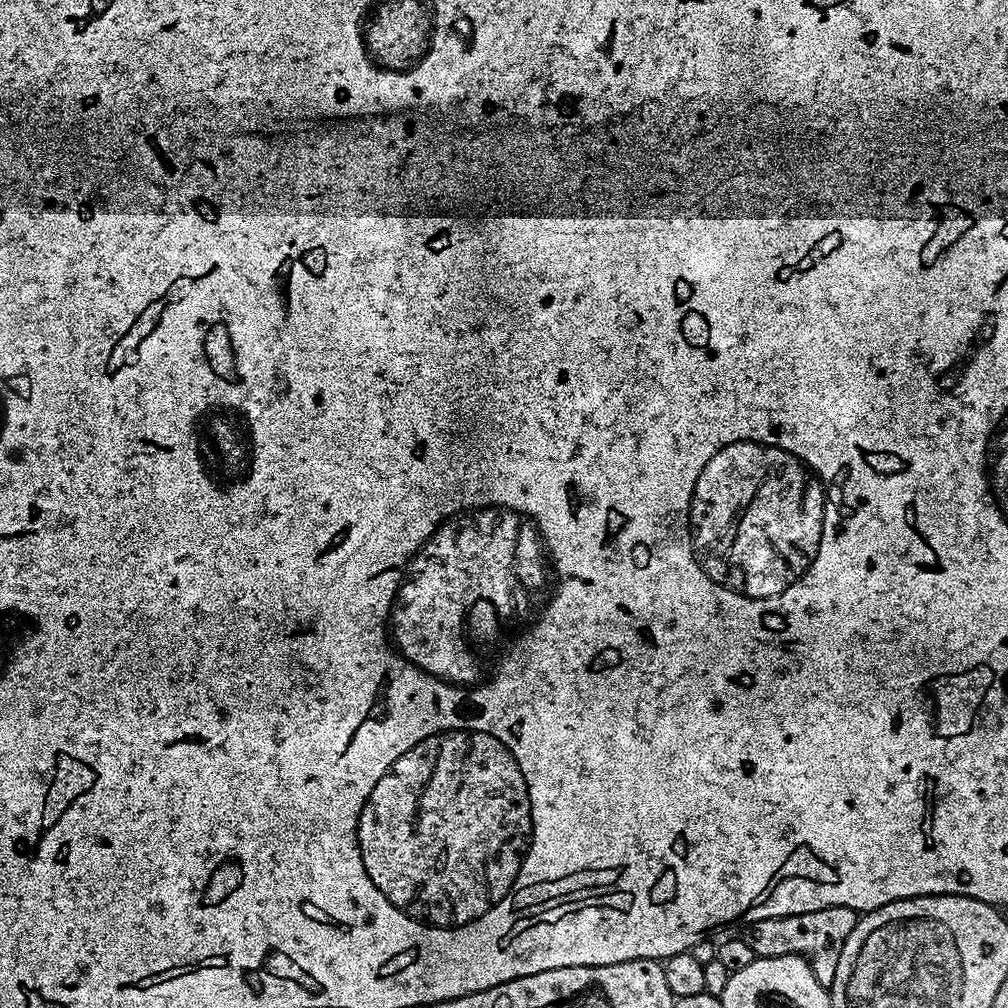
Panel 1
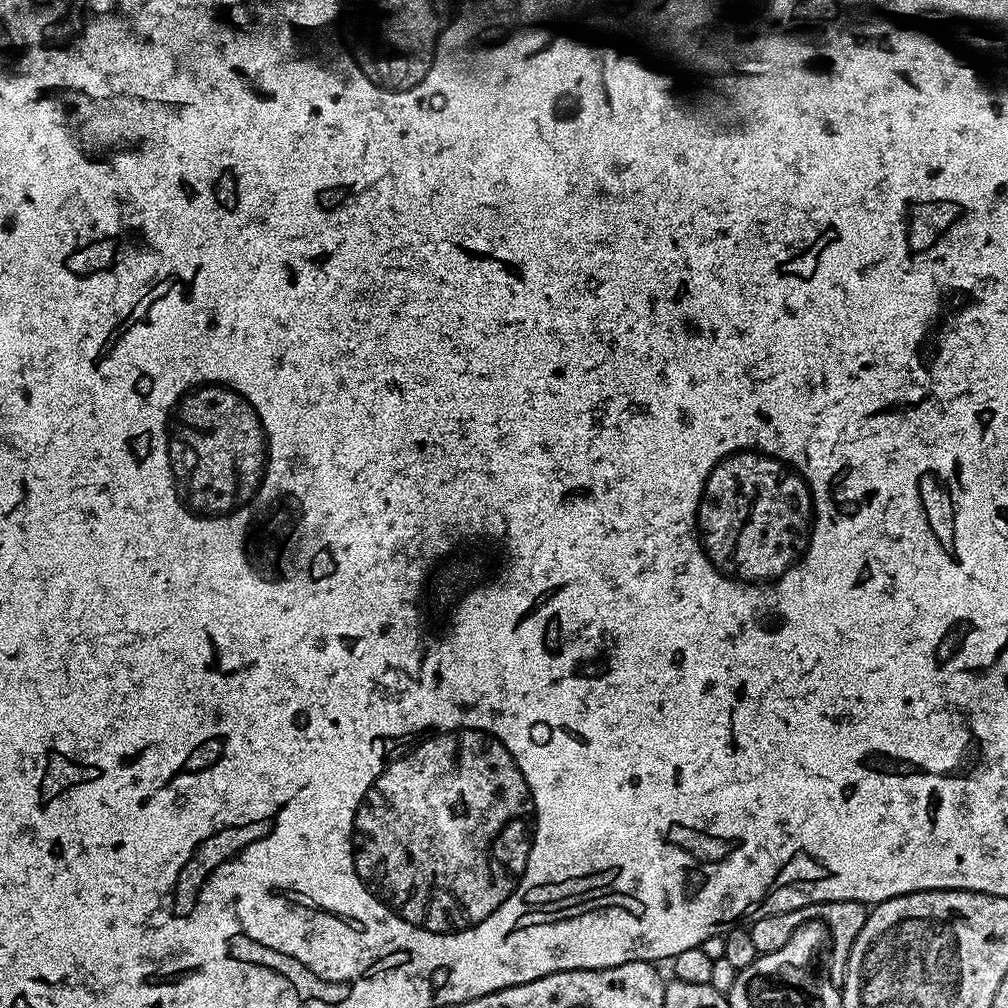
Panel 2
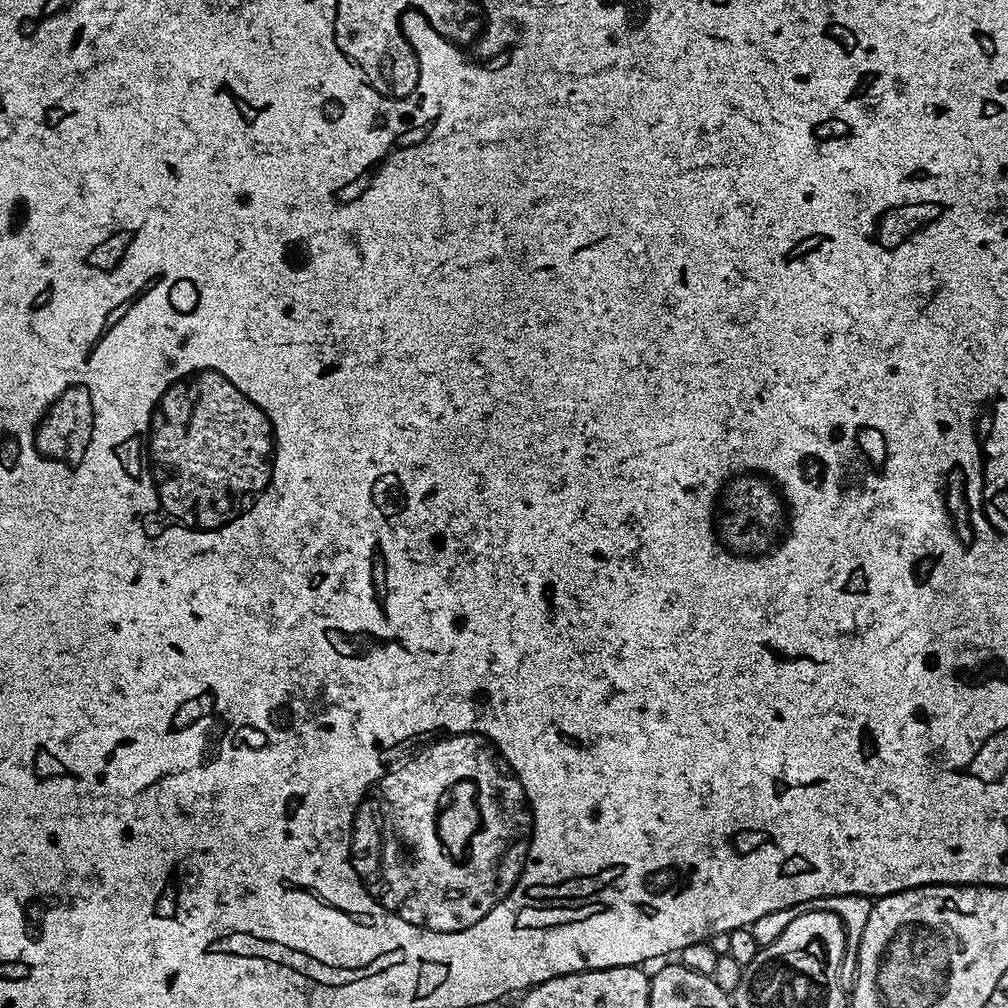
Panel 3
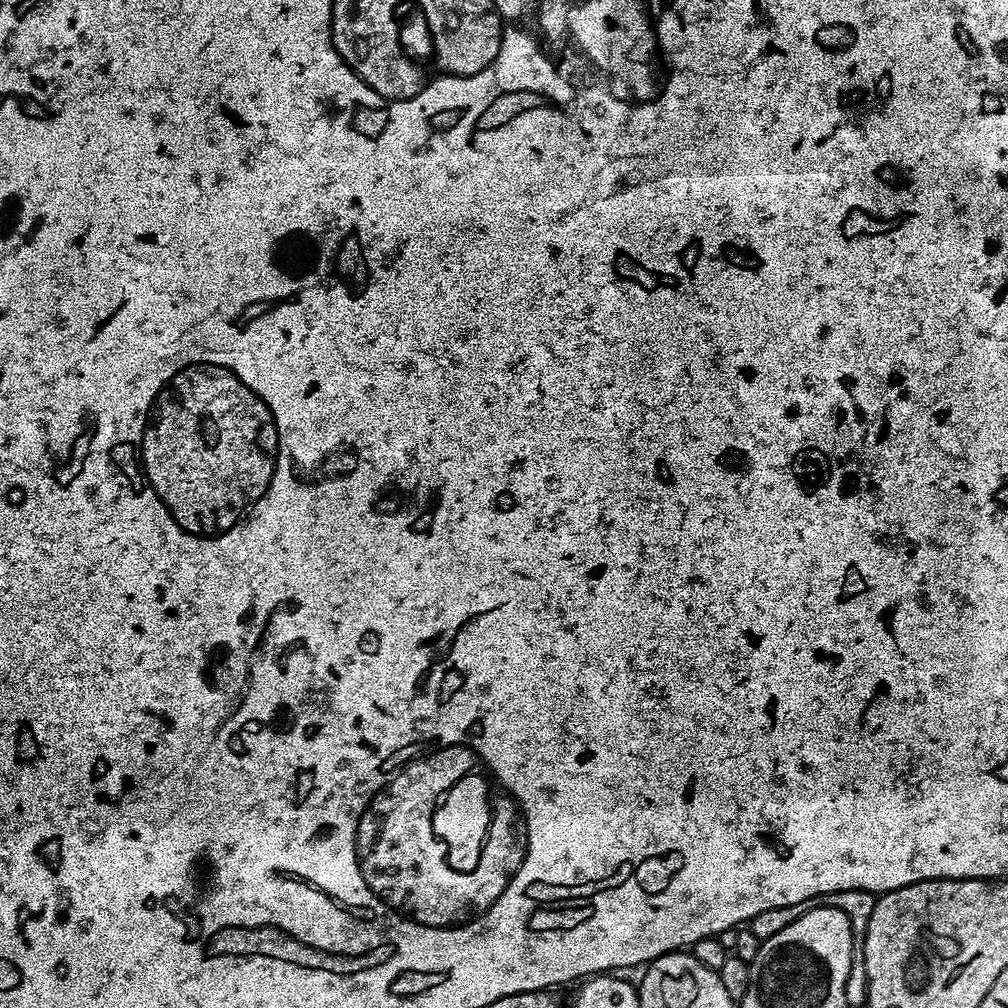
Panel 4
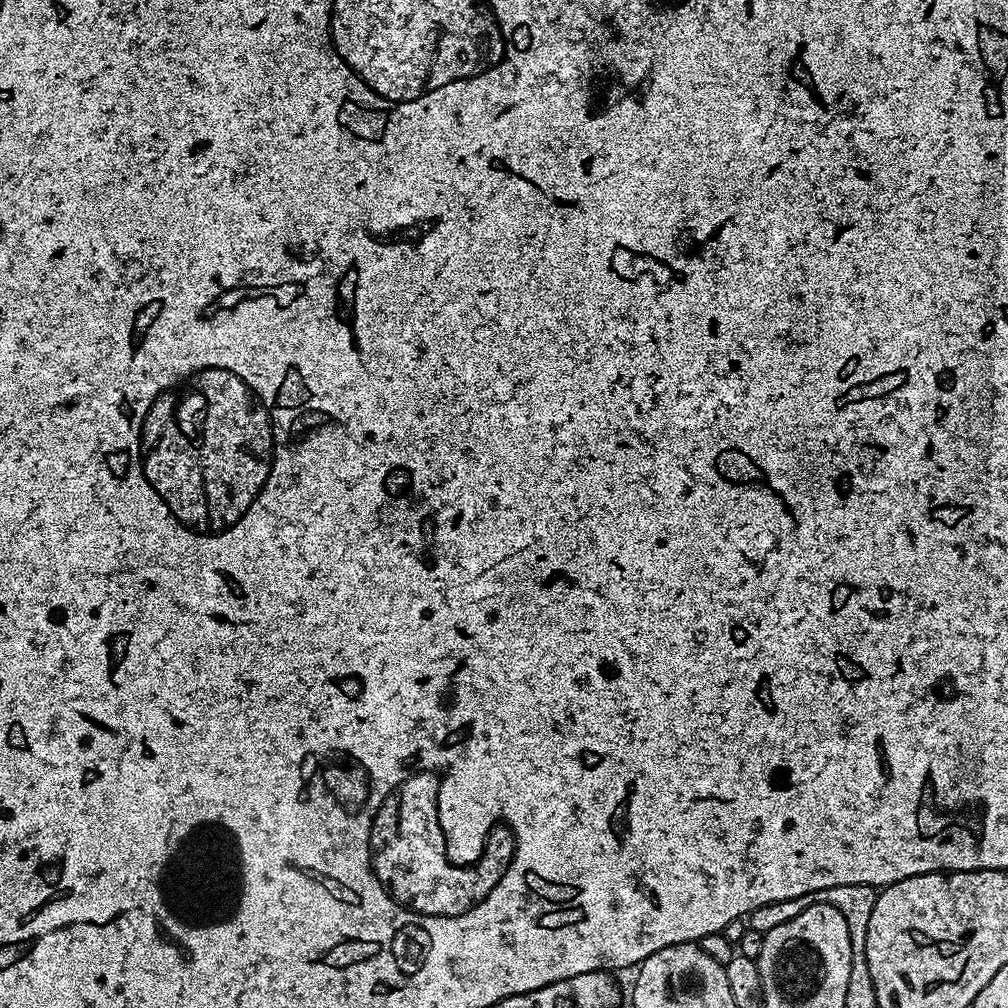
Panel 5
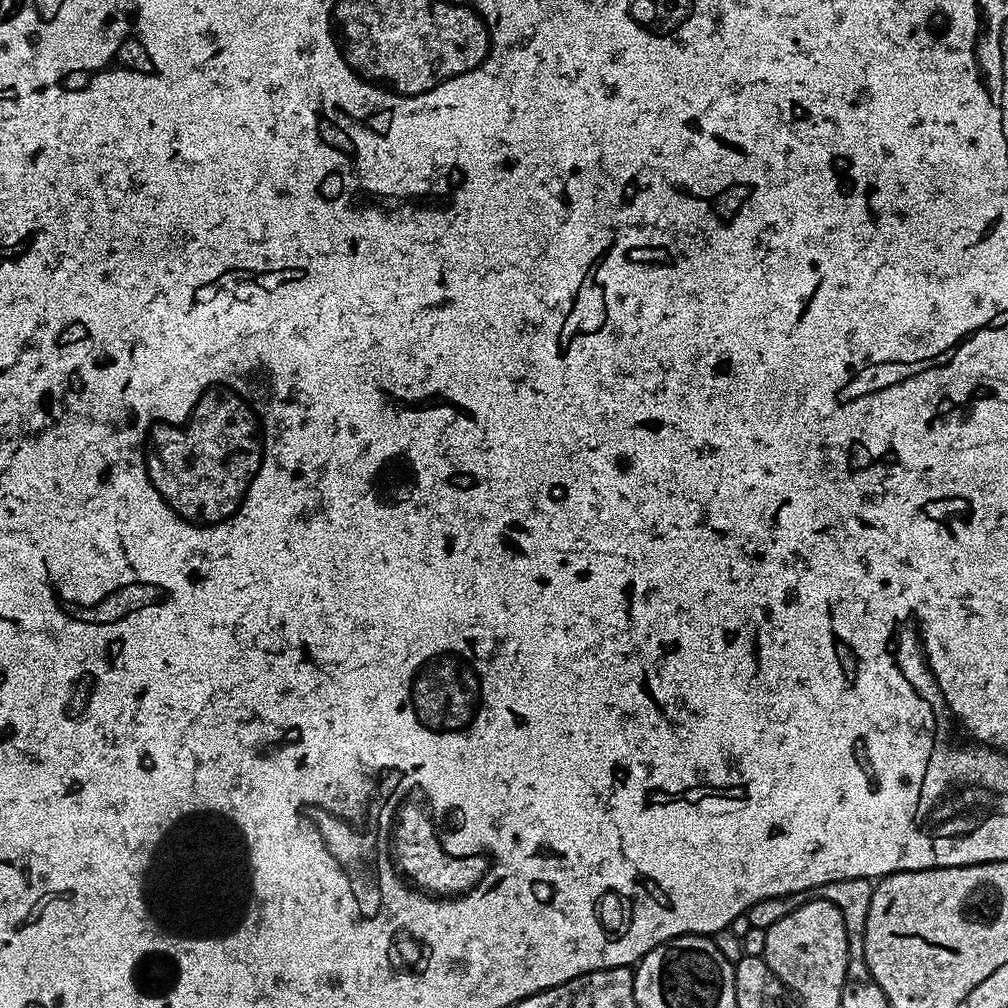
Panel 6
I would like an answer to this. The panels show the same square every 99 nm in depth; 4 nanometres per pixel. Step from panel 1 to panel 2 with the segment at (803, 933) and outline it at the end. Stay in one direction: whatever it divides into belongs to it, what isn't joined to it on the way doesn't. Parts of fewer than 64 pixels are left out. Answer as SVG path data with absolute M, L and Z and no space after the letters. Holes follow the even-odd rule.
M843 900L842 902L826 902L825 904L811 904L793 912L783 914L770 914L766 918L751 921L748 933L754 942L754 950L758 954L782 950L782 946L794 934L798 926L808 924L811 920L819 920L828 927L828 949L826 952L826 971L832 983L839 986L844 983L844 967L848 961L850 950L854 946L854 938L858 938L862 926L866 926L869 909L856 900Z

